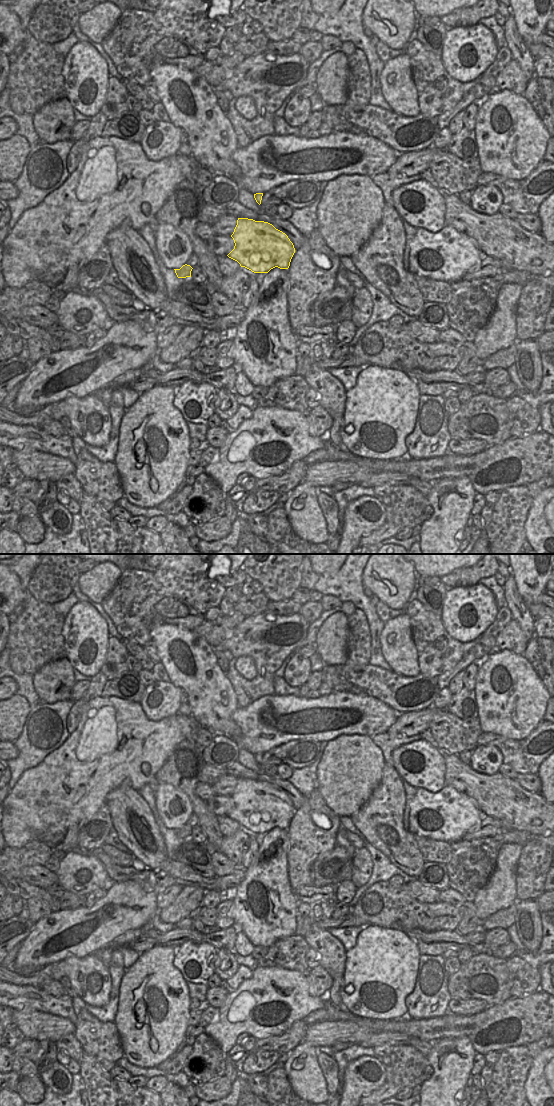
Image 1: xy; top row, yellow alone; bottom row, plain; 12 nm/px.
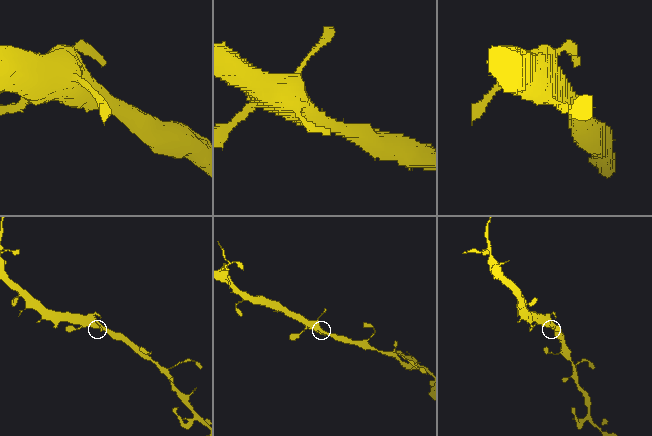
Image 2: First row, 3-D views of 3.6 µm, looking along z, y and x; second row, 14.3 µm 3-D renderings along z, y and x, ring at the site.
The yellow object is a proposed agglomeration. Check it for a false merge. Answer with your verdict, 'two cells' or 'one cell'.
one cell

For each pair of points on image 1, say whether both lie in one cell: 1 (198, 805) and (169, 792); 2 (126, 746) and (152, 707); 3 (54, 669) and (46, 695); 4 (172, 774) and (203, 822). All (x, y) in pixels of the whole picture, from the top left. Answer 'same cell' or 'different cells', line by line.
1: different cells
2: different cells
3: same cell
4: same cell

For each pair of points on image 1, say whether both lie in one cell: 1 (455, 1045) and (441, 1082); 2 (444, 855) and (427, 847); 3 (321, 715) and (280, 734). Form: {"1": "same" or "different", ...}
{"1": "same", "2": "same", "3": "same"}

